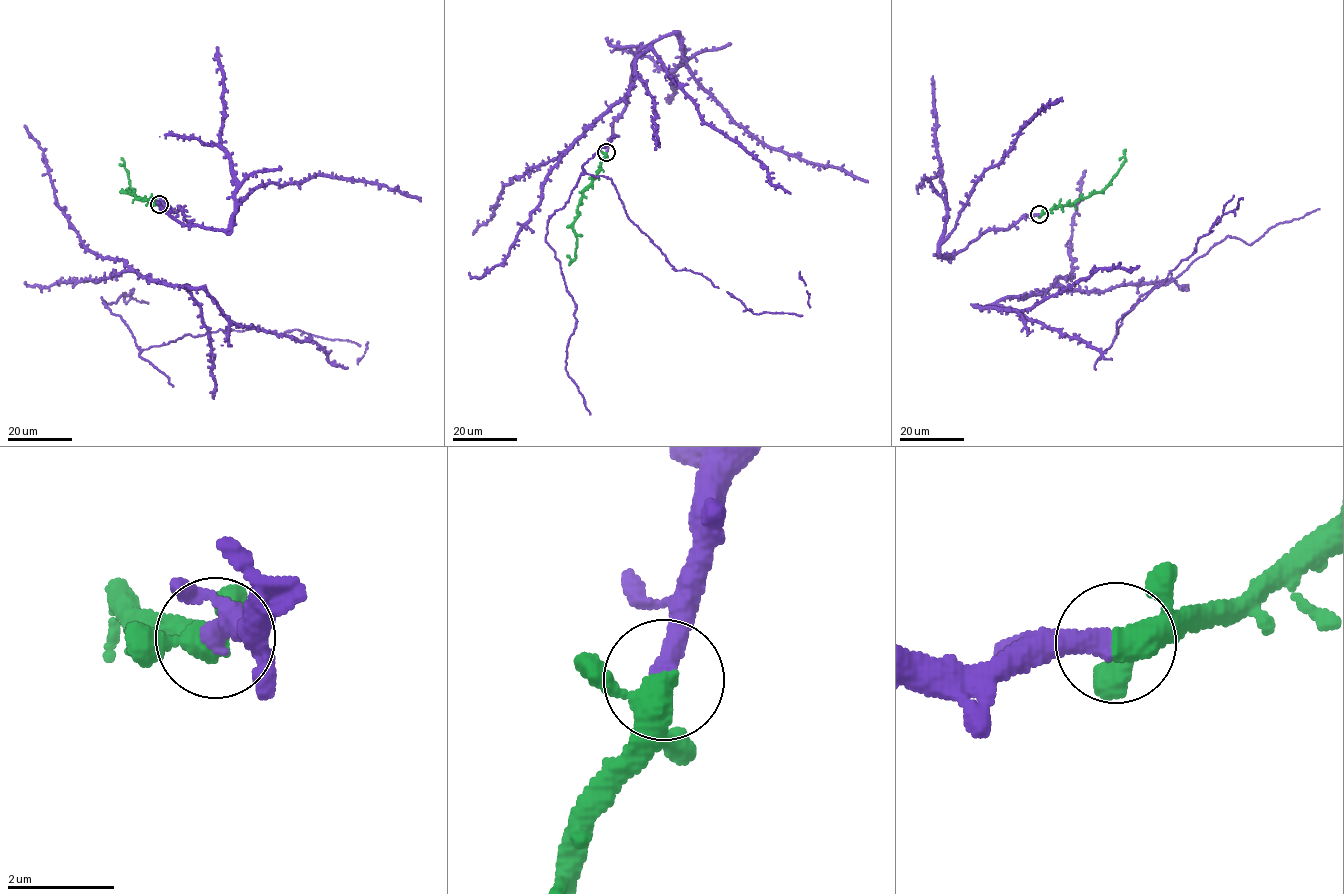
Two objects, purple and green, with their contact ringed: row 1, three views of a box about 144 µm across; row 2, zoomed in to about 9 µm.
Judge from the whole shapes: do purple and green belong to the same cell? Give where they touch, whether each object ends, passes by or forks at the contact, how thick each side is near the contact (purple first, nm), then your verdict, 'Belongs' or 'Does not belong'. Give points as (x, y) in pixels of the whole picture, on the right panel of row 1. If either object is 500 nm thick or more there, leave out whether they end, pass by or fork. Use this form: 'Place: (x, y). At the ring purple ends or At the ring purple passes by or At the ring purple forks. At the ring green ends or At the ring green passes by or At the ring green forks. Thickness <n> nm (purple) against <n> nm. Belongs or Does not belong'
Place: (1039, 214). At the ring purple ends. At the ring green forks. Thickness 420 nm (purple) against 320 nm. Belongs

